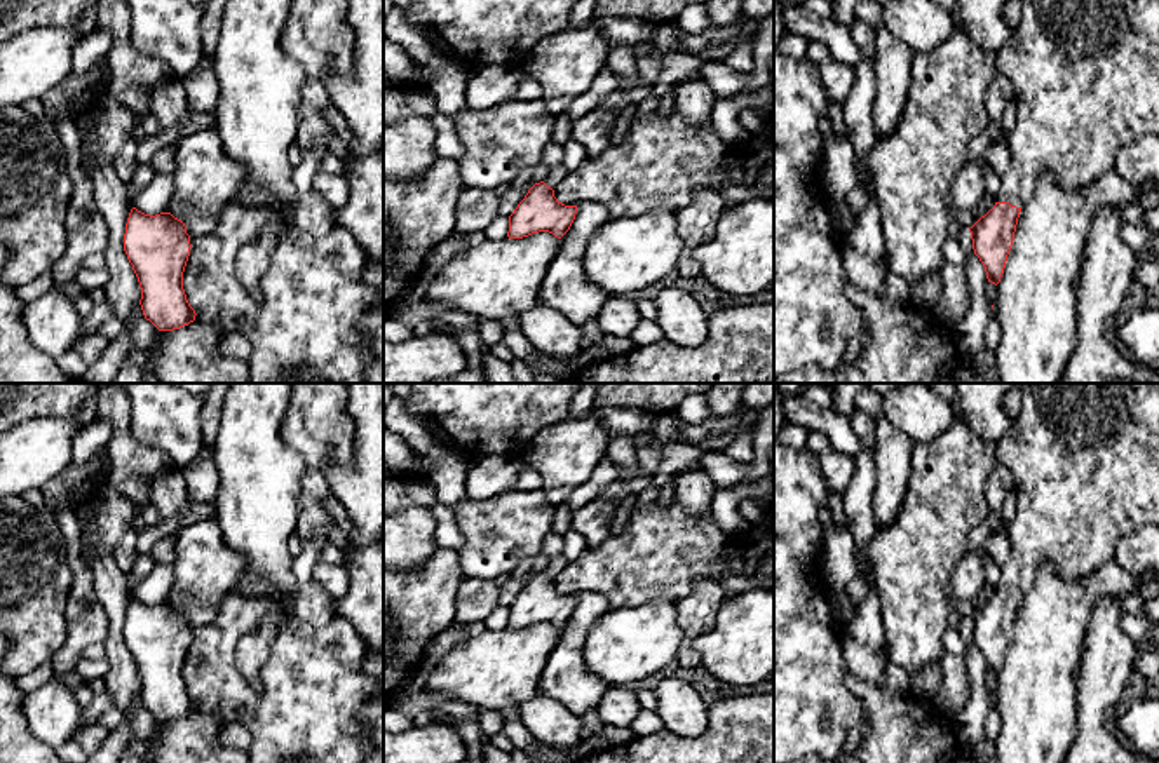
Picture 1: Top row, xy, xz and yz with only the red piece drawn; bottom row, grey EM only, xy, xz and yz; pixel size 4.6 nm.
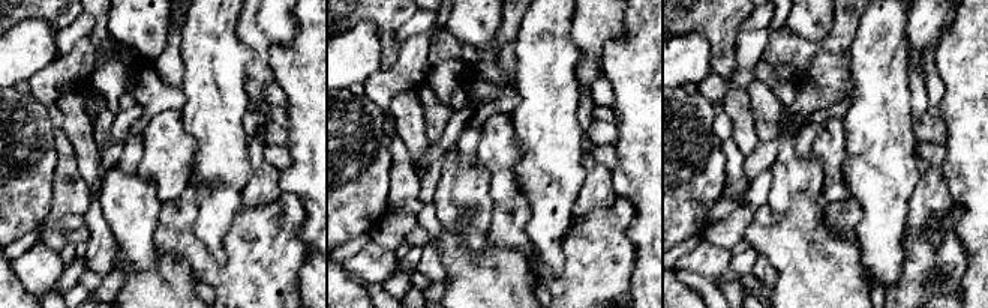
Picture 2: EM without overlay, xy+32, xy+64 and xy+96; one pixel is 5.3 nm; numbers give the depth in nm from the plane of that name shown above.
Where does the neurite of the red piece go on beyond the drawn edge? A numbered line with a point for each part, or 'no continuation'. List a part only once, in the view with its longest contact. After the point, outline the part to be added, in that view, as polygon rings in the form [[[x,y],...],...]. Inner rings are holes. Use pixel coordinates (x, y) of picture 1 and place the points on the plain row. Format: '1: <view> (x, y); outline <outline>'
1: yz (1084, 457); outline [[[1018,383],[1018,387],[1021,390],[1021,413],[1013,429],[997,442],[999,463],[1011,472],[1016,488],[1016,512],[1006,528],[1011,556],[1002,568],[997,592],[1023,598],[1044,561],[1051,563],[1061,578],[1082,582],[1114,559],[1122,537],[1140,526],[1159,528],[1159,383]]]

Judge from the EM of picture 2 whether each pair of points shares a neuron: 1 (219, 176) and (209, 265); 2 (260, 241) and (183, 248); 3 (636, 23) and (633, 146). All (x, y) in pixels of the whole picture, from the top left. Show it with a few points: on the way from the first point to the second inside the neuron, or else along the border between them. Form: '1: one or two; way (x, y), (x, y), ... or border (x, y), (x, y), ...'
1: two; border (194, 223), (194, 235), (222, 265)
2: one; way (240, 260), (231, 269), (210, 269), (203, 262)
3: one; way (636, 53), (636, 116)

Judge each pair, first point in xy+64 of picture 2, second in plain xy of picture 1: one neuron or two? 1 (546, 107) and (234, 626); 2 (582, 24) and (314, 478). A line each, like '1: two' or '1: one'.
1: two
2: one

